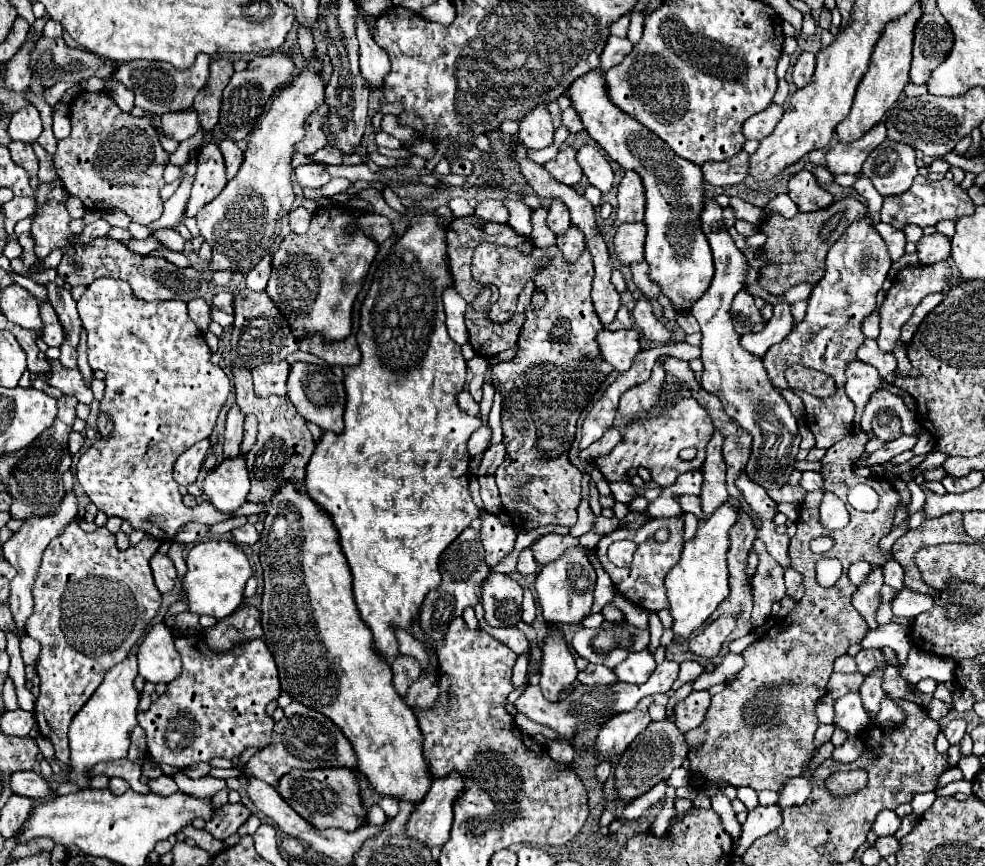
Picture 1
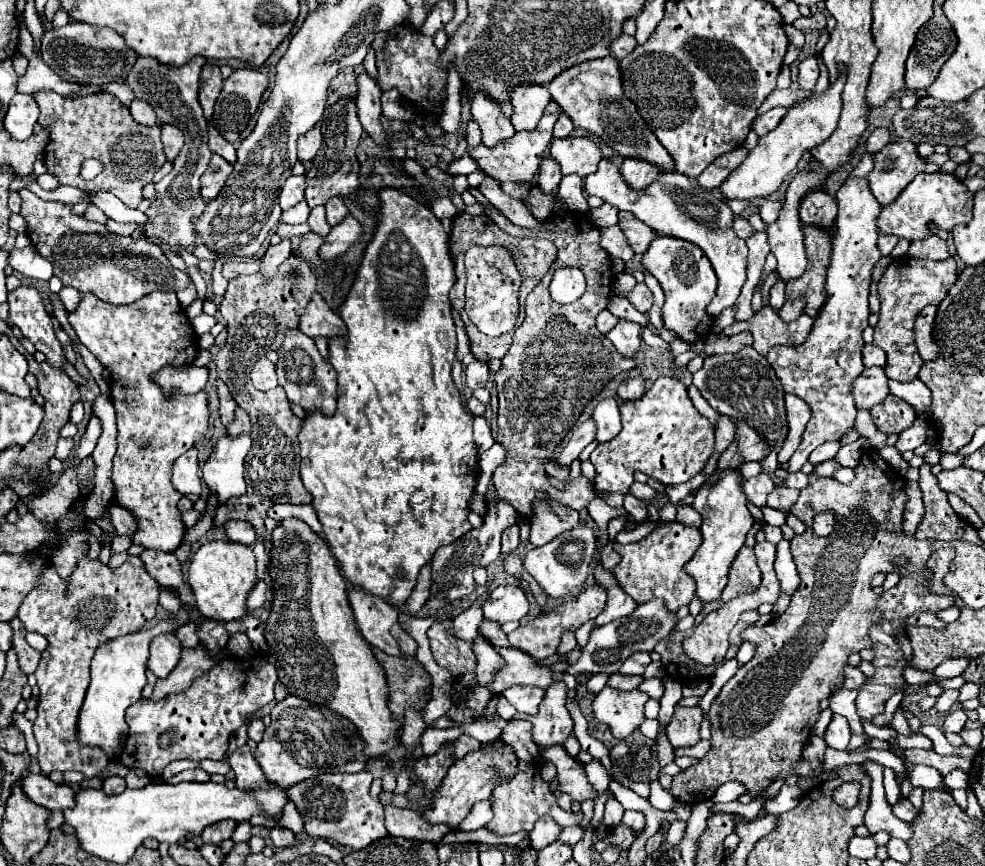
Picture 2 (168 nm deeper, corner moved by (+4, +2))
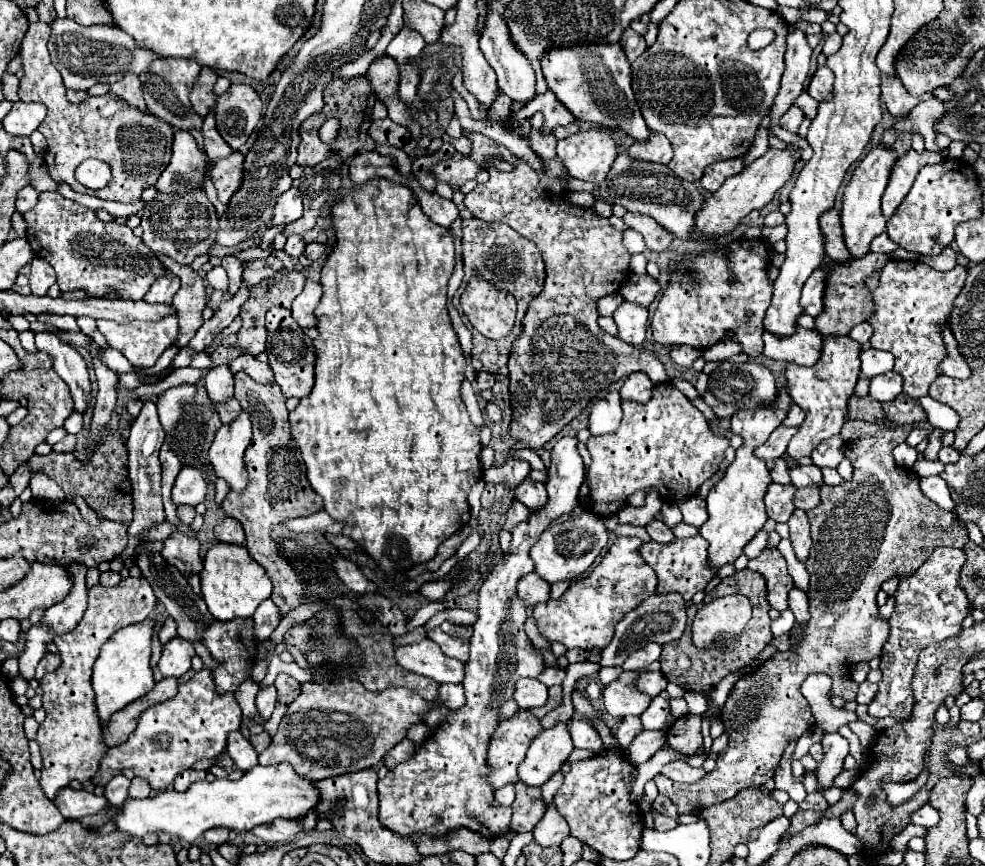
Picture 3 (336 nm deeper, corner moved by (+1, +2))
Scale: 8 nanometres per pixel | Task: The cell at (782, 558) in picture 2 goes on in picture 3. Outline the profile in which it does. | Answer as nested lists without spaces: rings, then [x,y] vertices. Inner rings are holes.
[[[792,586],[790,592],[788,592],[788,608],[794,612],[798,622],[806,622],[810,618],[810,614],[808,614],[808,598],[798,586]]]

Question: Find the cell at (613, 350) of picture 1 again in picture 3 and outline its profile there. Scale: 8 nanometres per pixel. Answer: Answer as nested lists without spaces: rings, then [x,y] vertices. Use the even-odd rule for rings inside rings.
[[[622,302],[616,312],[612,314],[616,326],[618,326],[618,338],[626,344],[634,344],[640,346],[646,340],[646,326],[648,326],[648,310],[638,306],[638,304],[630,304],[630,302]]]

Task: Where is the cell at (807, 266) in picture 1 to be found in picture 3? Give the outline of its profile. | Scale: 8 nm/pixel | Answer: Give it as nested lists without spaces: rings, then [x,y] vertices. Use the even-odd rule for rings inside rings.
[[[869,252],[864,258],[852,259],[848,262],[834,262],[828,256],[822,260],[820,268],[826,268],[826,296],[824,296],[824,310],[816,318],[816,330],[822,336],[832,334],[846,334],[856,324],[868,320],[870,314],[874,314],[874,300],[872,290],[866,286],[864,278],[878,274],[880,268],[890,260],[888,254]]]

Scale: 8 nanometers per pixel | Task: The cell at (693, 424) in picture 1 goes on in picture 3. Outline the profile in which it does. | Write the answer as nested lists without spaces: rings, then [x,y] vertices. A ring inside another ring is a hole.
[[[658,384],[652,398],[646,404],[622,400],[624,418],[618,432],[608,436],[592,436],[588,440],[588,450],[592,456],[592,466],[586,470],[586,478],[580,486],[580,506],[588,512],[610,516],[626,506],[626,498],[636,490],[656,488],[664,502],[676,502],[698,492],[700,484],[708,480],[724,460],[724,450],[728,448],[728,438],[722,438],[710,430],[704,414],[674,386]]]

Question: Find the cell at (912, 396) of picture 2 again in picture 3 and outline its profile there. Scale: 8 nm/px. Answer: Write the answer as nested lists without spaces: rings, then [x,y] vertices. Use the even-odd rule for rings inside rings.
[[[922,396],[916,402],[926,412],[930,412],[928,414],[928,422],[930,424],[934,424],[936,428],[942,428],[942,430],[956,430],[956,426],[958,426],[958,414],[950,406],[942,404],[942,402],[938,402],[938,400],[930,398],[930,396]]]

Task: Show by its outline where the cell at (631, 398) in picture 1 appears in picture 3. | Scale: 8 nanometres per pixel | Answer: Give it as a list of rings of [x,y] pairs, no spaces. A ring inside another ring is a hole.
[[[632,374],[624,380],[620,388],[620,396],[634,402],[646,402],[650,400],[652,390],[654,390],[654,384],[650,378],[646,378],[646,374]]]

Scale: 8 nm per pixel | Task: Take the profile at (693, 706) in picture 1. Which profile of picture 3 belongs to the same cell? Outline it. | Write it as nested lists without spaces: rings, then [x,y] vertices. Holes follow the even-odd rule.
[[[686,714],[680,716],[672,728],[666,734],[668,744],[678,750],[684,756],[694,754],[702,746],[702,734],[700,734],[700,716]]]

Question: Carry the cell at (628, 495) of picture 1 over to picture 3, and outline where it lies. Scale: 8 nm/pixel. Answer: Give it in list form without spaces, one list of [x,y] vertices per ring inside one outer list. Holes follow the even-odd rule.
[[[654,518],[650,524],[646,524],[646,530],[648,530],[650,538],[652,538],[652,540],[656,540],[656,542],[668,544],[668,542],[672,542],[672,540],[674,540],[672,530],[670,530],[662,520],[656,520],[656,518]]]

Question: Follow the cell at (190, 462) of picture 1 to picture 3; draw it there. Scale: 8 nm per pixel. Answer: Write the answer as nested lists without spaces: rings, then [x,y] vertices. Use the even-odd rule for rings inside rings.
[[[192,464],[184,466],[172,488],[172,502],[196,506],[204,502],[204,496],[206,496],[206,480],[202,470]]]

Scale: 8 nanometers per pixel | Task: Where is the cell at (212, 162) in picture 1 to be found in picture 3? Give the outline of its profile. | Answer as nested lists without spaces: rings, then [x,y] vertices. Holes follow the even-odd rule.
[[[234,152],[232,156],[212,164],[210,176],[216,186],[218,200],[222,204],[228,204],[230,196],[238,190],[238,186],[242,182],[242,164],[244,164],[244,156],[240,152]]]

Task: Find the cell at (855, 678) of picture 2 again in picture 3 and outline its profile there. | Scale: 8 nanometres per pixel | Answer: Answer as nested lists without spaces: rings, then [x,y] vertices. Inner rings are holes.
[[[862,682],[860,684],[860,690],[858,690],[858,696],[856,696],[856,702],[858,704],[870,704],[872,698],[876,696],[876,690],[878,690],[878,684],[872,684],[872,682]]]

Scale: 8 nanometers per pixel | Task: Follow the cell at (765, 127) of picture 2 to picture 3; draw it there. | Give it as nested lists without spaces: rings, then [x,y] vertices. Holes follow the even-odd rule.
[[[790,106],[784,114],[782,114],[782,128],[786,128],[788,132],[798,132],[800,122],[804,118],[804,112],[798,106]]]

